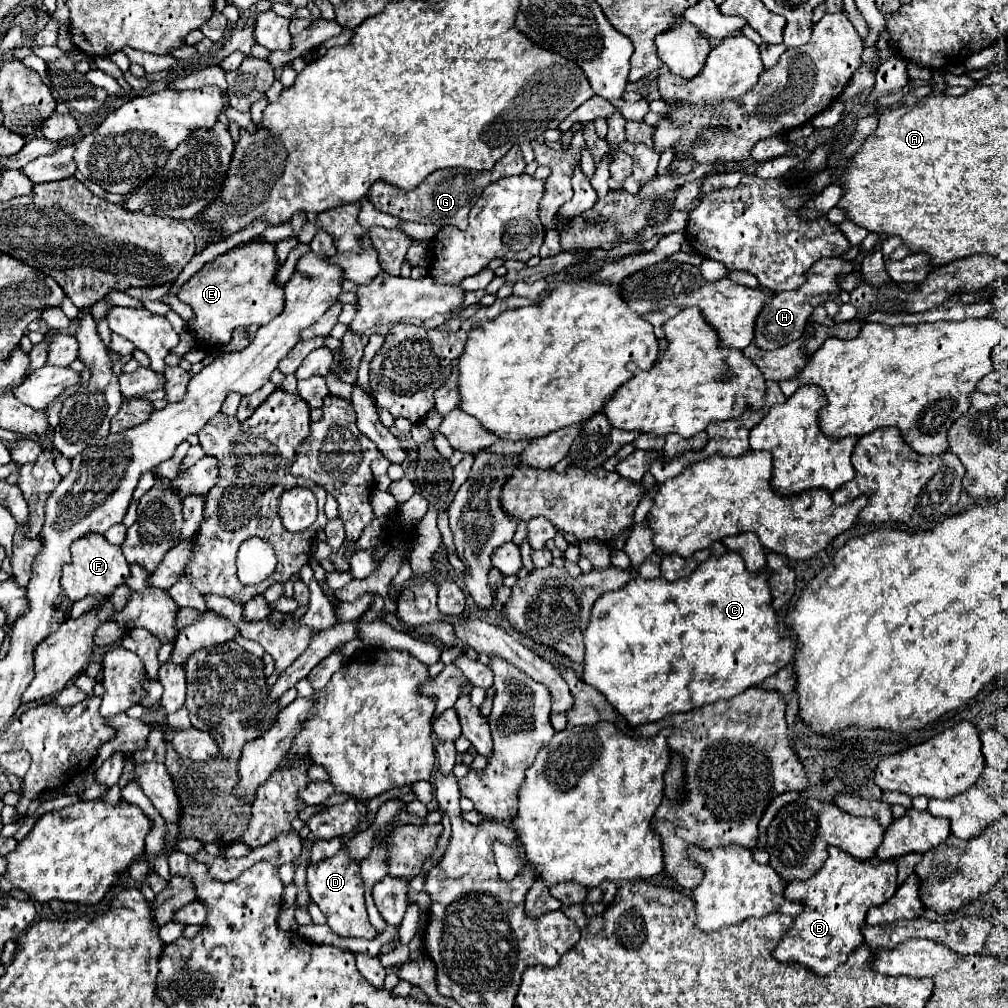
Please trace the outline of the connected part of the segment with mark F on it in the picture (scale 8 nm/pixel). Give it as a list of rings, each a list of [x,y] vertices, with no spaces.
[[[101,534],[81,536],[71,544],[71,554],[73,554],[73,562],[71,566],[63,568],[63,576],[61,576],[61,588],[65,590],[71,602],[77,602],[93,594],[109,594],[117,584],[129,578],[129,564],[121,548],[109,544]]]

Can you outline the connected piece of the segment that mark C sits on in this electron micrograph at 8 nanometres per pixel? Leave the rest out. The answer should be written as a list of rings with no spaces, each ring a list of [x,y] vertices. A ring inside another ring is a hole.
[[[727,552],[721,558],[709,558],[707,562],[703,562],[689,578],[685,576],[685,578],[675,580],[675,582],[667,582],[663,578],[653,578],[653,580],[633,578],[633,580],[629,580],[629,584],[625,588],[615,590],[615,592],[605,592],[595,602],[593,618],[585,630],[583,682],[597,688],[609,700],[609,704],[619,714],[623,714],[623,718],[631,726],[641,726],[641,724],[657,722],[669,714],[689,712],[693,708],[699,708],[703,704],[711,704],[717,700],[729,700],[729,698],[741,694],[745,688],[757,686],[767,676],[773,676],[775,672],[785,668],[791,660],[793,660],[793,640],[789,640],[787,636],[779,636],[779,620],[777,620],[777,612],[773,608],[773,596],[769,592],[769,568],[765,568],[763,572],[757,572],[757,574],[749,572],[745,568],[741,556],[737,556],[737,552]]]

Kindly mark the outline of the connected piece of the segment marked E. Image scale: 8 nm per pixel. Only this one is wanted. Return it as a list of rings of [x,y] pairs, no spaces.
[[[263,238],[231,248],[219,254],[213,262],[207,262],[195,272],[179,290],[179,300],[189,304],[195,312],[195,320],[189,322],[191,334],[203,346],[223,346],[231,340],[231,332],[237,326],[269,324],[273,316],[285,308],[285,288],[277,284],[279,258],[275,244]]]

